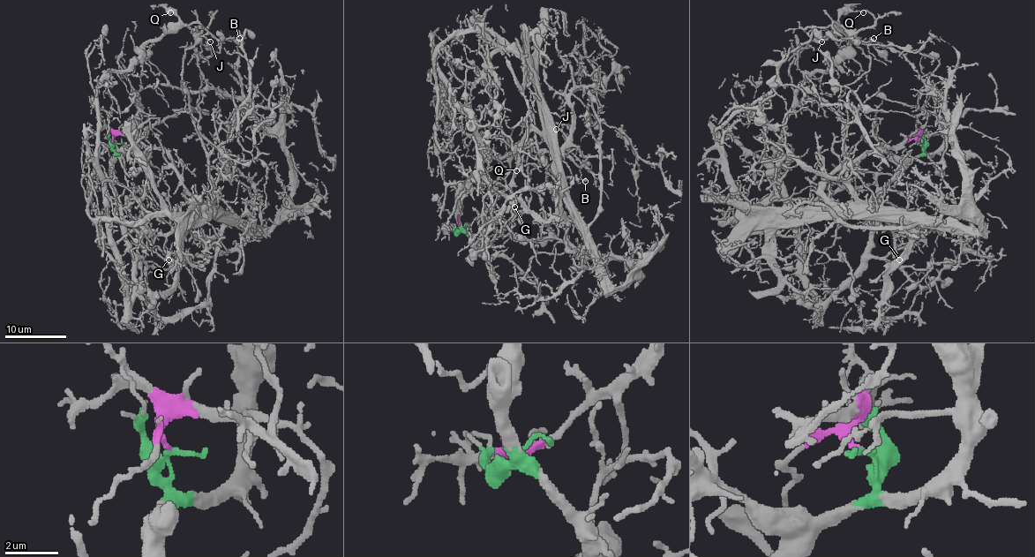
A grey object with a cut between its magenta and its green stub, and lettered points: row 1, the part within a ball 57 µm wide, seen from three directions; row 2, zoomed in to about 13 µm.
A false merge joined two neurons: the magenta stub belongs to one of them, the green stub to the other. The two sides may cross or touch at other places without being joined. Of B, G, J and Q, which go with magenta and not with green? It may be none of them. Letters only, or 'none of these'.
G

